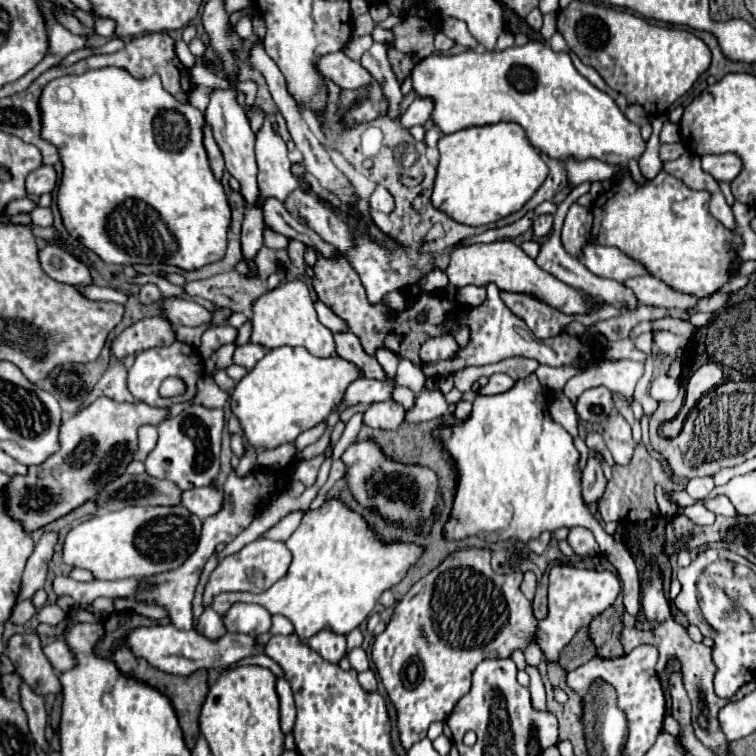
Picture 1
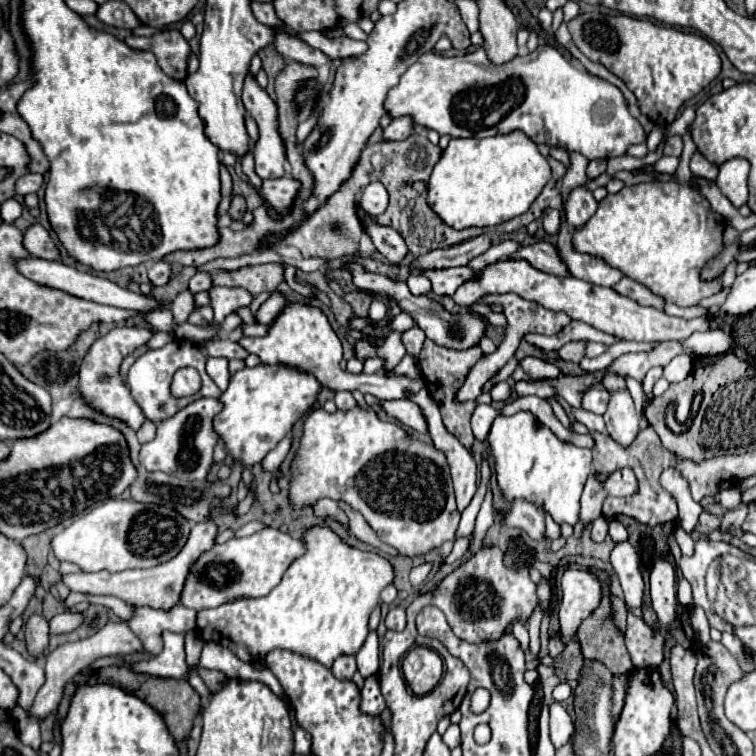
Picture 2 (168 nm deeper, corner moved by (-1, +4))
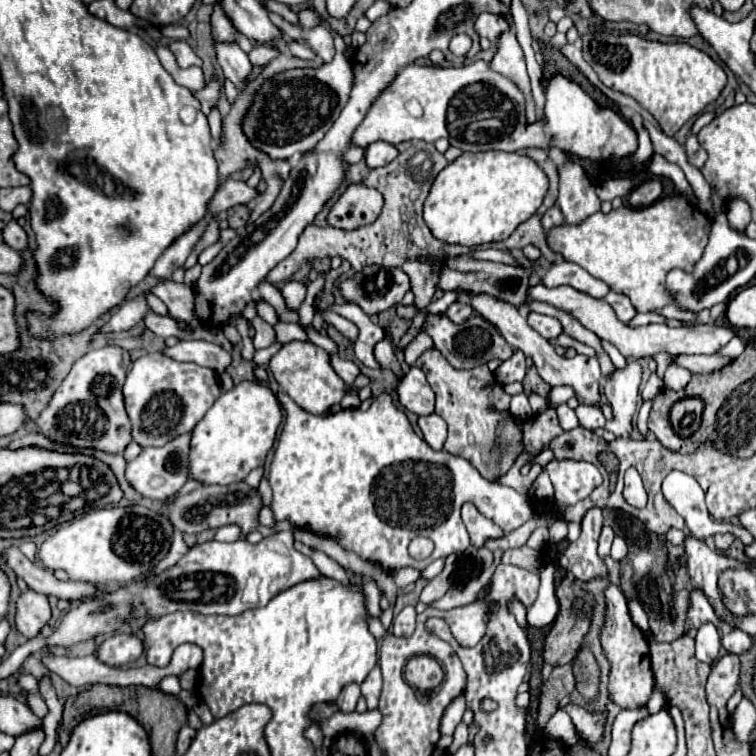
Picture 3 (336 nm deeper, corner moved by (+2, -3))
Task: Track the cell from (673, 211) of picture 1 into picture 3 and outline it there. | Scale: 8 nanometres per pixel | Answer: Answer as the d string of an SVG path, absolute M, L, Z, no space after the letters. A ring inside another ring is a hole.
M668 195L668 197L660 197L656 203L648 207L622 205L618 209L612 209L610 213L598 211L590 215L586 221L582 221L580 225L554 227L548 231L548 245L552 251L560 253L566 261L580 265L590 275L608 283L612 291L628 295L636 311L654 311L674 301L672 293L666 289L666 273L670 269L682 269L688 273L694 269L694 265L702 257L702 251L708 243L710 223L712 219L704 211L688 203L682 195Z

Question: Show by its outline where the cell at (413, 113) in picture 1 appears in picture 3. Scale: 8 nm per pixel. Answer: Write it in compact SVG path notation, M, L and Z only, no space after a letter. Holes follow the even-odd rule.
M376 141L372 145L368 145L366 149L366 163L370 169L374 167L382 167L386 163L390 163L394 157L398 155L398 149L386 141Z

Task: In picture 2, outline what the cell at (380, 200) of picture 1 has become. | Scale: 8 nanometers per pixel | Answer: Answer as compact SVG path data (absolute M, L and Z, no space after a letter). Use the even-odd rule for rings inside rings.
M371 182L363 188L363 194L359 198L359 208L363 208L369 216L383 214L387 204L389 204L389 196L381 182Z

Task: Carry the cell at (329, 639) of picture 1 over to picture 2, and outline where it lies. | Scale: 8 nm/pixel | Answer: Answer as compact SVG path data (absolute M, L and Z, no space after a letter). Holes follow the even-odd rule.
M341 656L335 660L333 664L333 676L337 680L351 680L353 674L357 672L357 664L355 664L355 658L353 656Z

